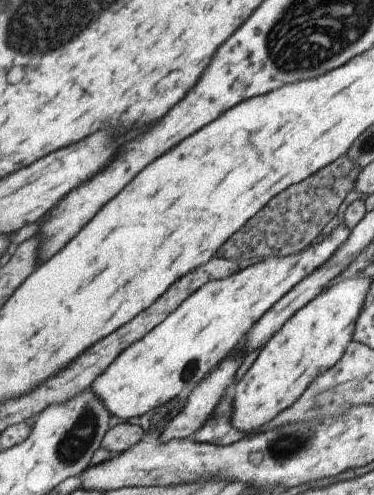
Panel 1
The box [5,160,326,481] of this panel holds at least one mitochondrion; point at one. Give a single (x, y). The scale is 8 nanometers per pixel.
(76, 441)

